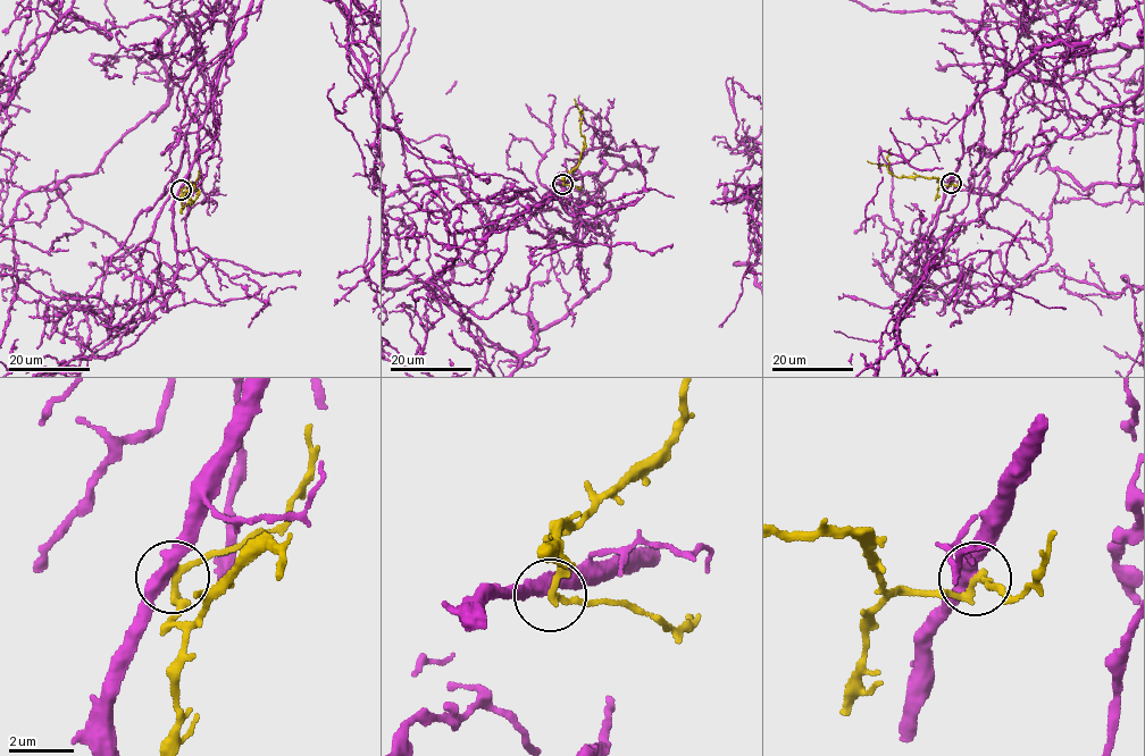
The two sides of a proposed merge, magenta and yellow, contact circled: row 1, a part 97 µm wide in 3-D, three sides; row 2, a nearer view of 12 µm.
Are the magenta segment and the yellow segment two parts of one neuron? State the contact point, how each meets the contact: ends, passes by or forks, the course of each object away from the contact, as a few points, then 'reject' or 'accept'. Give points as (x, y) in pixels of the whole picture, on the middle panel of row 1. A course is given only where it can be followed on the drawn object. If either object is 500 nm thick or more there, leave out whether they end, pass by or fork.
(562, 184) | magenta passes by | yellow passes by | yellow via (563, 184), (585, 146), (575, 98) | reject

